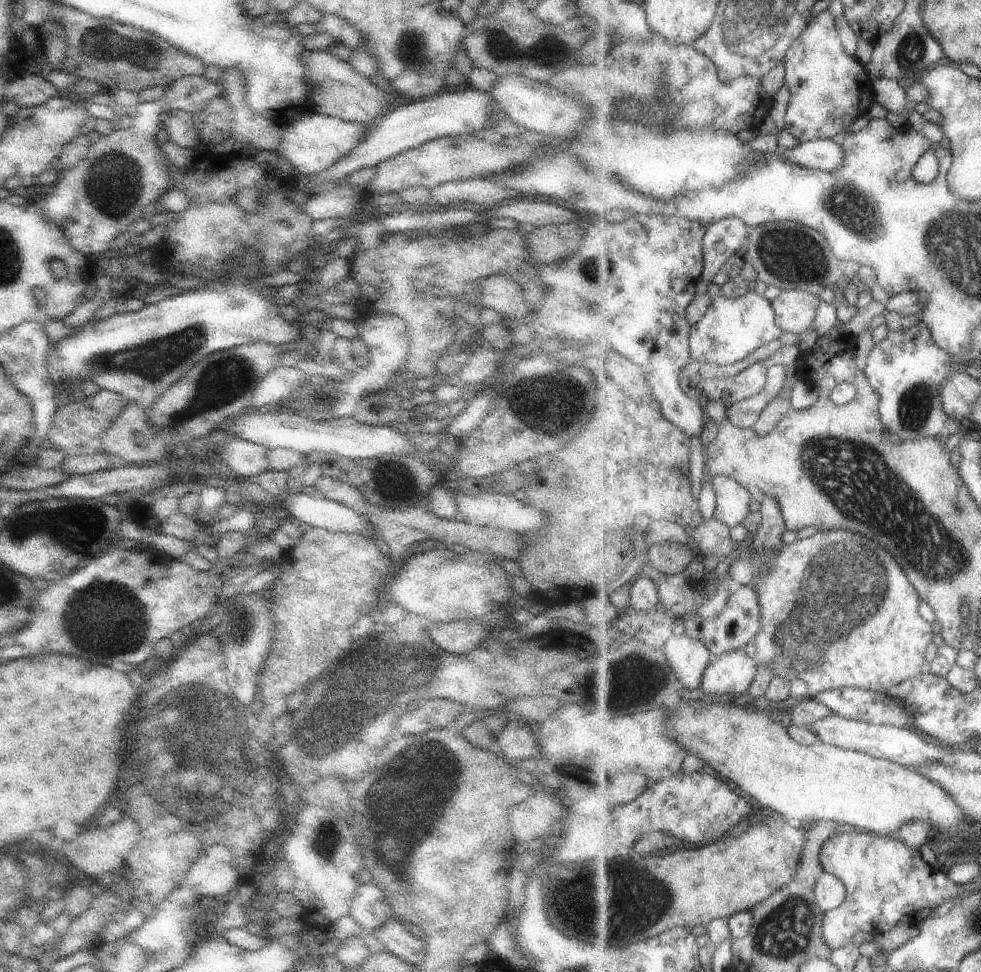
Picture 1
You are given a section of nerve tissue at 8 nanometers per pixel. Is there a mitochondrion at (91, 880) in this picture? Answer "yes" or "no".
no

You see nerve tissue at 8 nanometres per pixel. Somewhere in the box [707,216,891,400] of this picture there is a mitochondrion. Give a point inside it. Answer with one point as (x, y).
(789, 255)

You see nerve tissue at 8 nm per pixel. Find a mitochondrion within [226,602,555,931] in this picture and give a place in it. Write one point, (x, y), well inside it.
(414, 796)

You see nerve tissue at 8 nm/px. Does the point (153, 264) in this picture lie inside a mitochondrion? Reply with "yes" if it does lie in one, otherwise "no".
no

